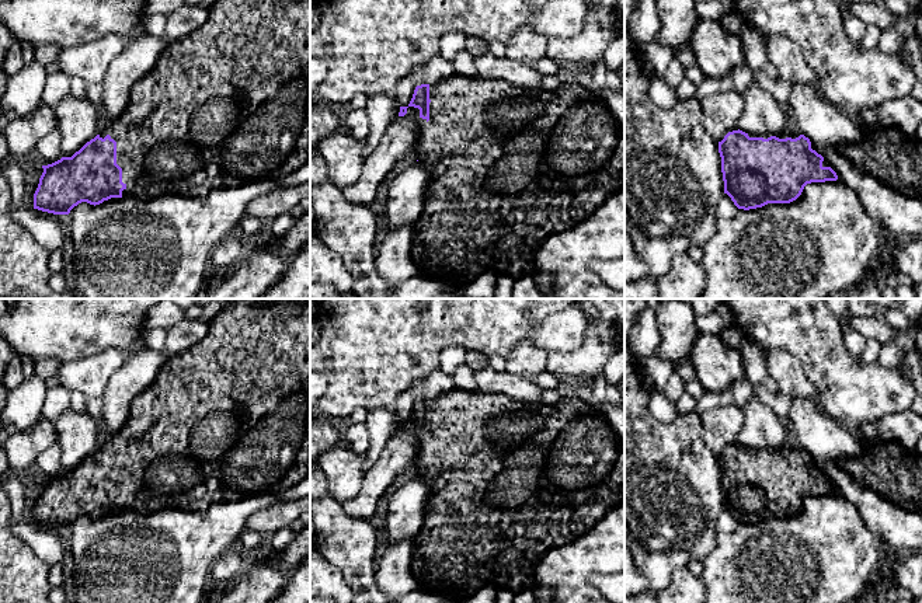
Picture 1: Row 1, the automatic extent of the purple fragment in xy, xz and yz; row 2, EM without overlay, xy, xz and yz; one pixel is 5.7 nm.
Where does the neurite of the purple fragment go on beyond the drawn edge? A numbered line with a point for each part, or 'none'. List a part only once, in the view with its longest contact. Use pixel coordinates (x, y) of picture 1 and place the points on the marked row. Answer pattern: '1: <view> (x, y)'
1: xy (228, 104)

